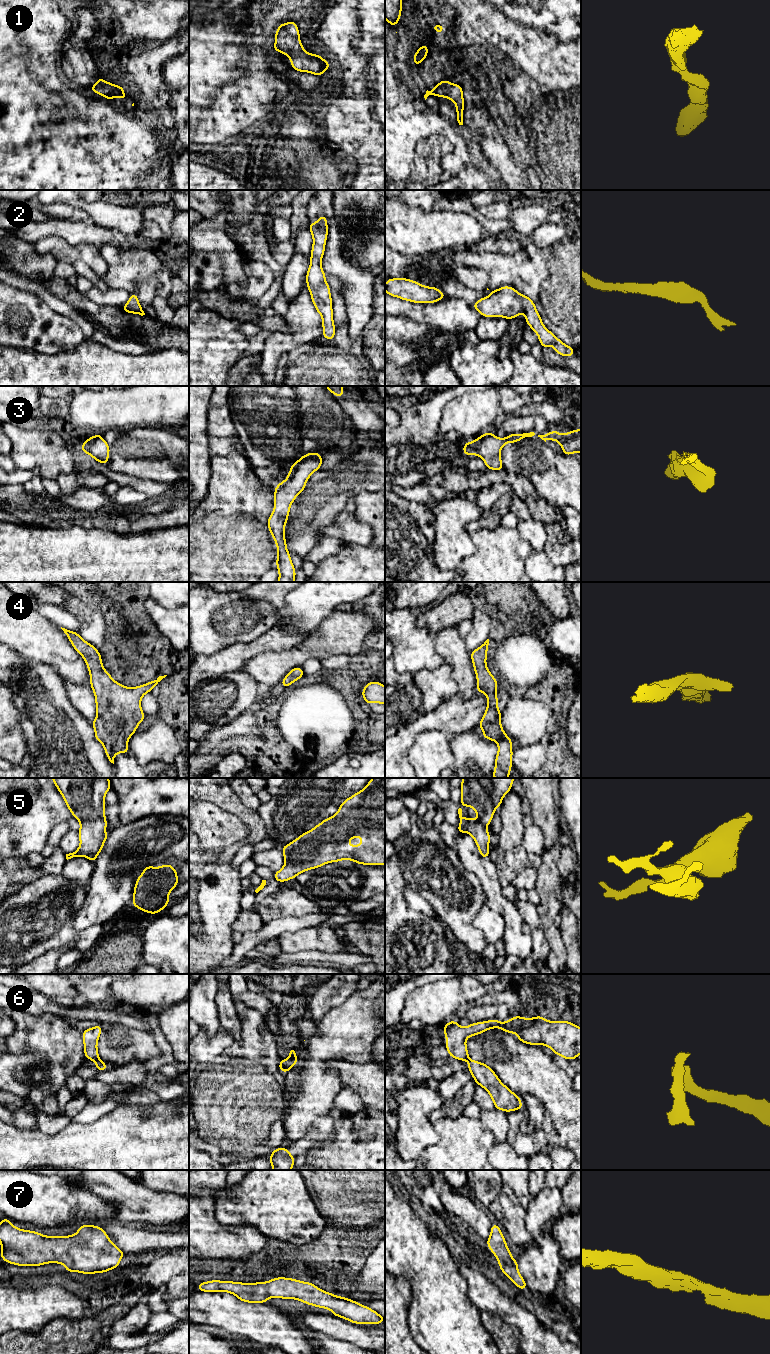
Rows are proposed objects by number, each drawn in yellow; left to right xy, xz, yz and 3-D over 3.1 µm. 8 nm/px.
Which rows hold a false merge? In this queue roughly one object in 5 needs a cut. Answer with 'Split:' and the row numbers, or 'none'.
Split: 6

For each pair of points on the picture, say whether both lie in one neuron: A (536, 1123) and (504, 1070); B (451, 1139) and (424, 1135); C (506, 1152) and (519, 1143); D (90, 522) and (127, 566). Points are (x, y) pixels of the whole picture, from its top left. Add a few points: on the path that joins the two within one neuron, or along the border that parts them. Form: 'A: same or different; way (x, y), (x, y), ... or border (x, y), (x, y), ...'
A: different; border (520, 1097), (525, 1094), (531, 1094), (543, 1105)
B: different; border (433, 1124), (438, 1140), (428, 1145), (421, 1152)
C: different; border (506, 1141), (519, 1154), (527, 1157)
D: different; border (83, 526), (88, 528), (111, 528), (117, 533)

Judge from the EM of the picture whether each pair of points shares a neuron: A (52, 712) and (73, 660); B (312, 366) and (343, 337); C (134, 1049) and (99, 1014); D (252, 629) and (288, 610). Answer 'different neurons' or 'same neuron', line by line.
A: different neurons
B: same neuron
C: different neurons
D: different neurons

